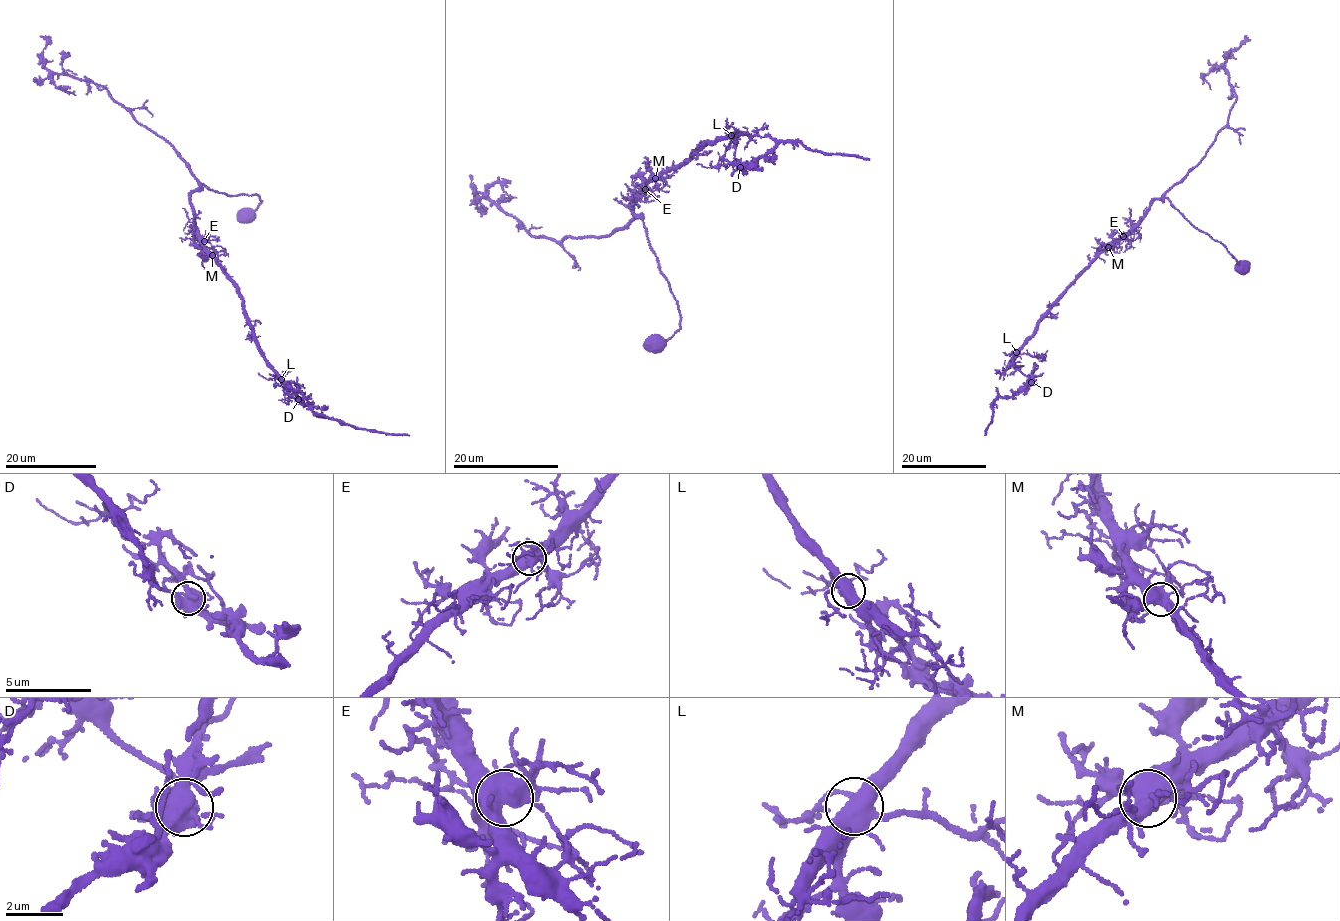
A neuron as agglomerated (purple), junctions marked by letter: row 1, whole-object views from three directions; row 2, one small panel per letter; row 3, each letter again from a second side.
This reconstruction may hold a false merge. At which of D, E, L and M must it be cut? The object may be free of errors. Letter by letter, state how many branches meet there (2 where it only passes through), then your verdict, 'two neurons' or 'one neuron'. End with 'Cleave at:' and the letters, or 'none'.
D: 7 branches meet; two neurons
E: 7 branches meet; one neuron
L: 5 branches meet; one neuron
M: 6 branches meet; one neuron
Cleave at: D

